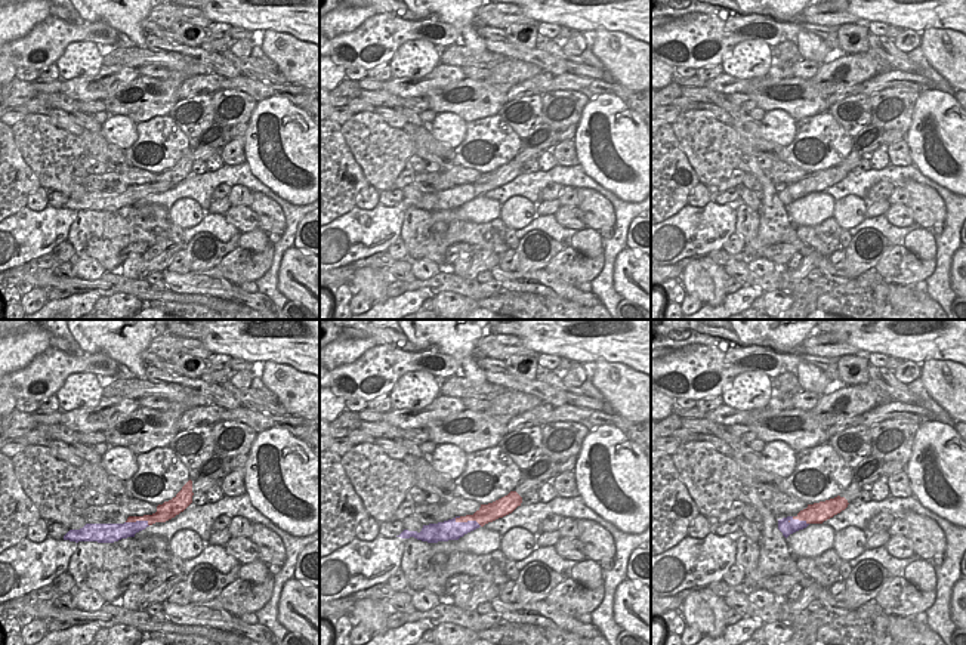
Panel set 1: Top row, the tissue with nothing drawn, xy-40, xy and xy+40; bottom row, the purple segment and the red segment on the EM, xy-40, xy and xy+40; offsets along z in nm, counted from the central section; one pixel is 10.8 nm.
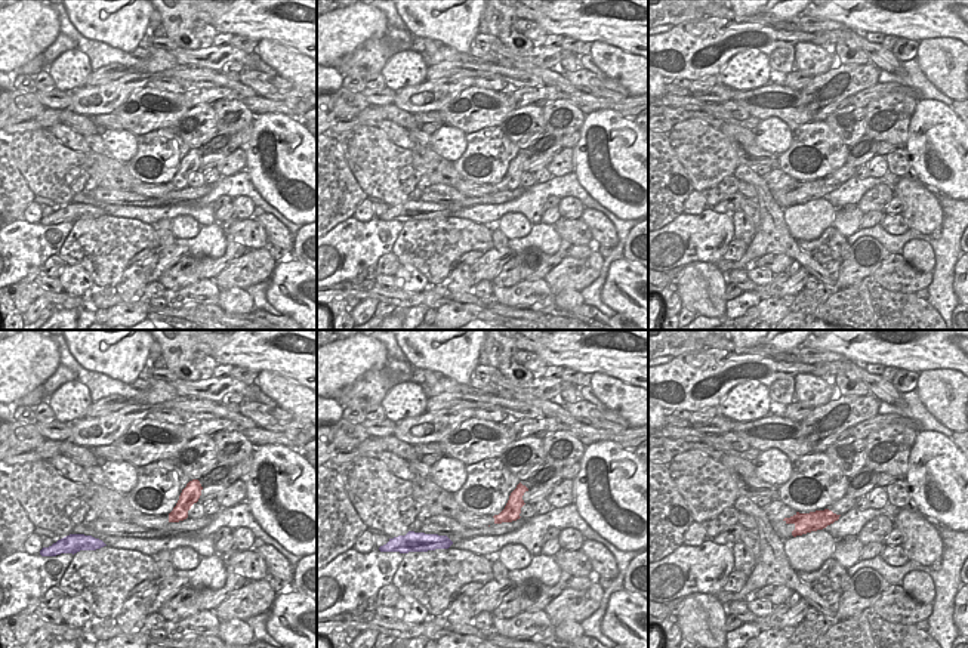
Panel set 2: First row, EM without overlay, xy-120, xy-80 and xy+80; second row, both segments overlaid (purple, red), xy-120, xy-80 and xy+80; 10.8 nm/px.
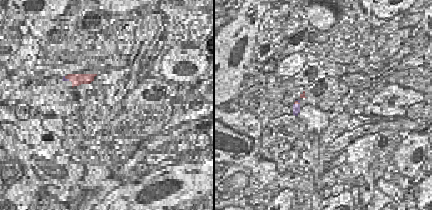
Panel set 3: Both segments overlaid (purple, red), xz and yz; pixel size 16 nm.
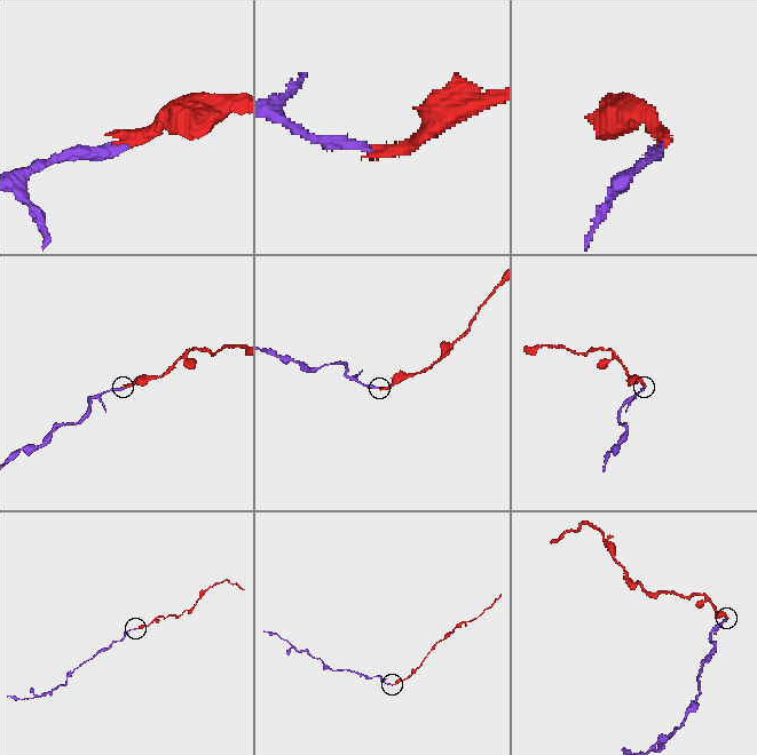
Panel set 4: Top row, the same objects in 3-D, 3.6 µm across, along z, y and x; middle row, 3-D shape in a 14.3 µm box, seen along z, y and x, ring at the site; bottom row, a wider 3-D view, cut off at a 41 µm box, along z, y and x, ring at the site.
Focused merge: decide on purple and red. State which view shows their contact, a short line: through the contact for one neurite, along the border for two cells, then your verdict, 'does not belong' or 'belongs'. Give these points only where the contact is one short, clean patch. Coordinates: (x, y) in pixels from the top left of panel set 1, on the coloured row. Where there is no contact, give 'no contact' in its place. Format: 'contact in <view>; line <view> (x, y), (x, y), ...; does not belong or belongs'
contact in xy; line xy (454, 518), (457, 521), (477, 521), (481, 525); does not belong

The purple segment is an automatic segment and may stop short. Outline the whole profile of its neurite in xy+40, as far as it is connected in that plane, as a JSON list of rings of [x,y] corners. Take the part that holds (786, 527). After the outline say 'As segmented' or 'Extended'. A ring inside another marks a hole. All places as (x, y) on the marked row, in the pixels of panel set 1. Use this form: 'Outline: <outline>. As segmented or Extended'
Outline: [[[793,516],[778,519],[778,530],[783,533],[786,538],[793,533],[806,528],[808,525],[809,524],[806,521],[799,521]]]. As segmented

